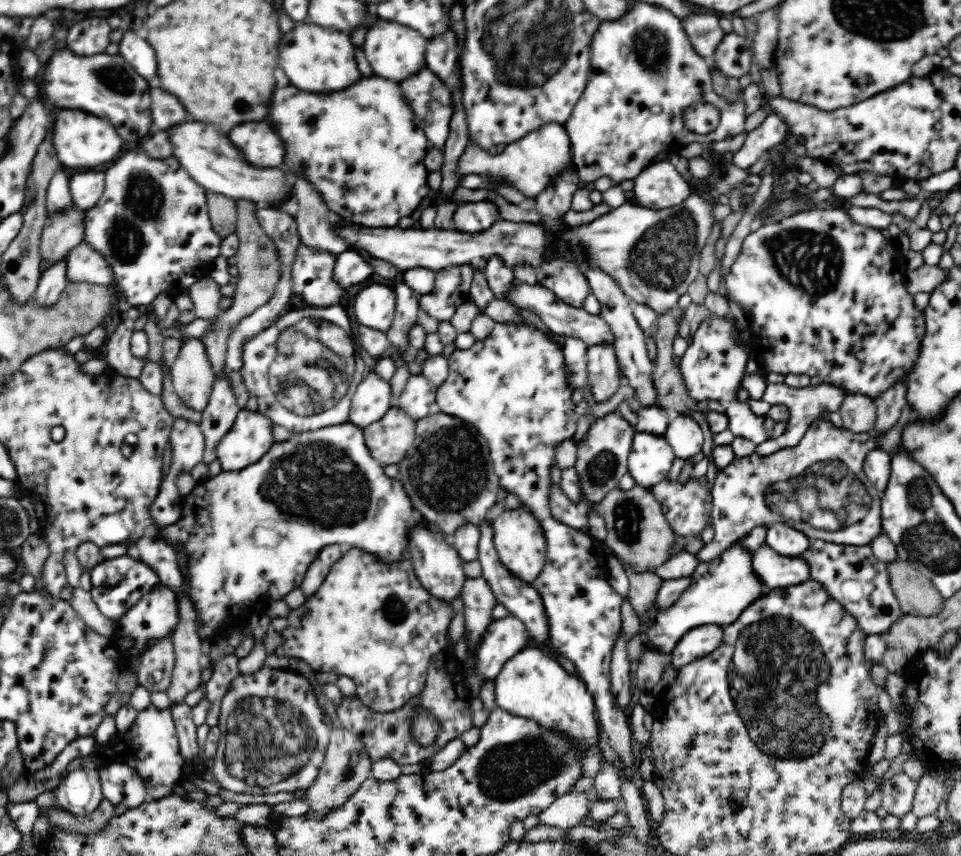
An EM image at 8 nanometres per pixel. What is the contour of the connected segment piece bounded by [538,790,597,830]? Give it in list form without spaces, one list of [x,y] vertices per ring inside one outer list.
[[[594,790],[564,794],[552,806],[543,810],[538,818],[542,825],[547,824],[568,830],[570,826],[578,826],[578,824],[584,824],[584,820],[588,820],[589,801],[592,798],[597,799]]]

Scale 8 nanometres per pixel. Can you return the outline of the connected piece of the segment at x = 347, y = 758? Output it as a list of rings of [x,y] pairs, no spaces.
[[[296,657],[289,658],[289,670],[300,676],[304,676],[304,678],[310,682],[322,714],[327,716],[333,725],[331,738],[320,772],[314,779],[313,784],[305,792],[305,802],[308,805],[308,817],[310,817],[310,819],[312,817],[314,817],[314,819],[323,819],[332,809],[344,806],[345,802],[348,802],[348,800],[360,790],[362,784],[364,784],[363,782],[372,777],[371,766],[373,762],[370,760],[368,753],[364,751],[364,745],[357,740],[356,734],[342,729],[338,721],[336,705],[324,694],[322,684],[318,682],[318,678],[316,677],[317,672],[314,671],[306,661]]]

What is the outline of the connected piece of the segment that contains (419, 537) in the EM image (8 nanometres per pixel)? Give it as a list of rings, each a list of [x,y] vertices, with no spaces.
[[[418,525],[409,536],[408,556],[418,580],[432,597],[451,605],[455,598],[461,596],[461,590],[467,579],[463,569],[464,561],[446,534],[440,530],[430,529],[426,525]]]

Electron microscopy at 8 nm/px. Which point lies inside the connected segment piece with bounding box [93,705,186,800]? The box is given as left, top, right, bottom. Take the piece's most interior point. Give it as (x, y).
(150, 745)

